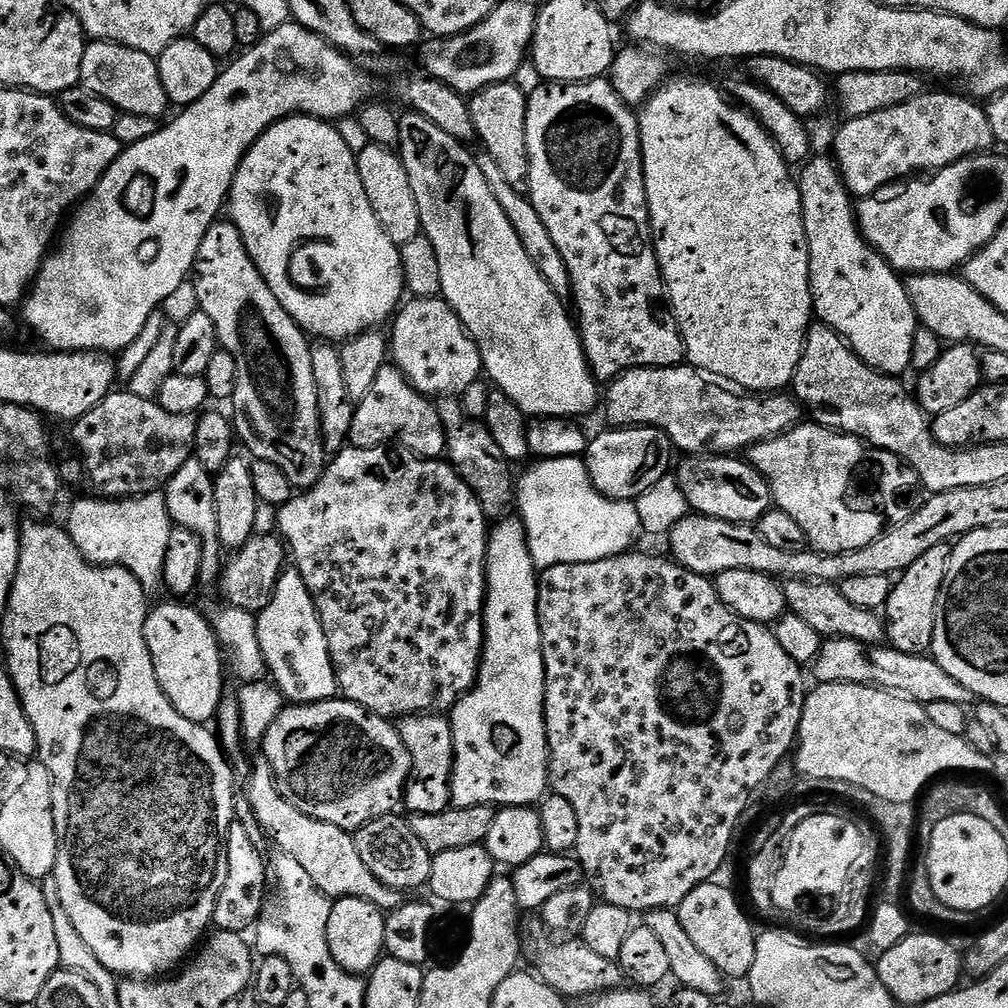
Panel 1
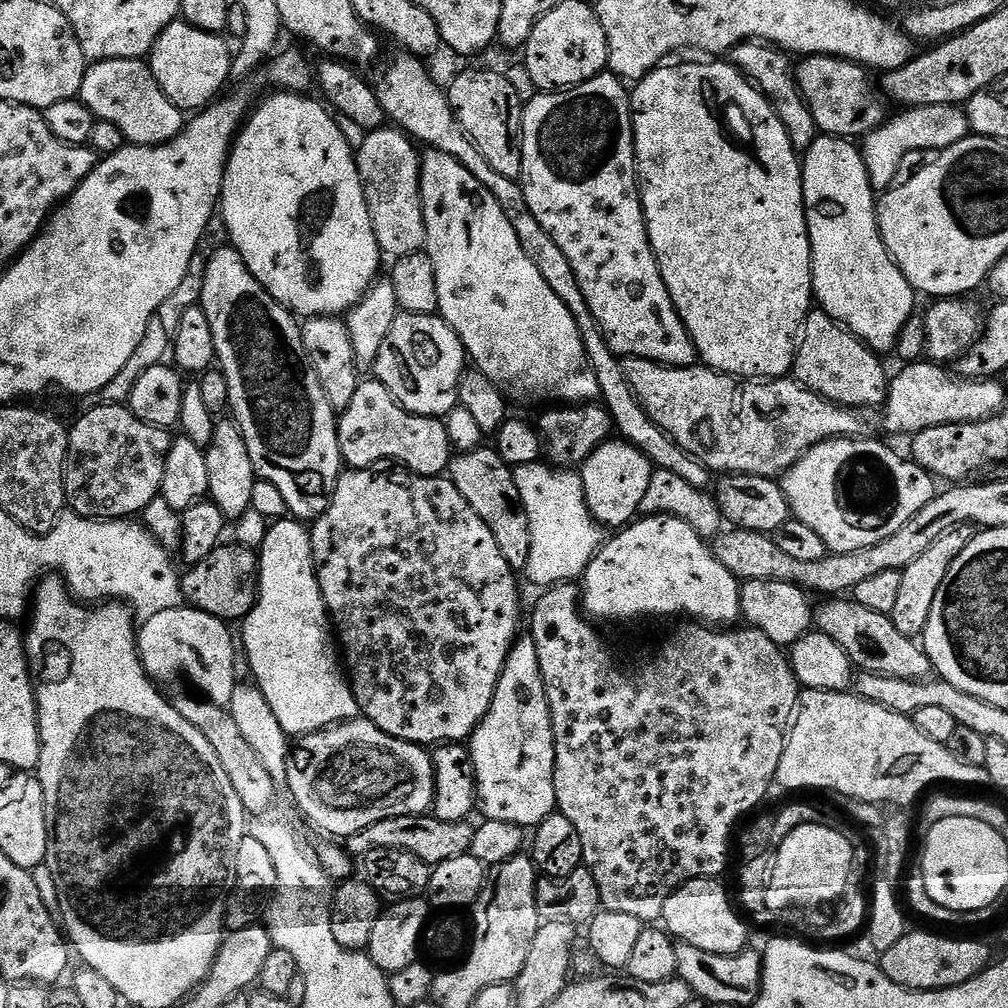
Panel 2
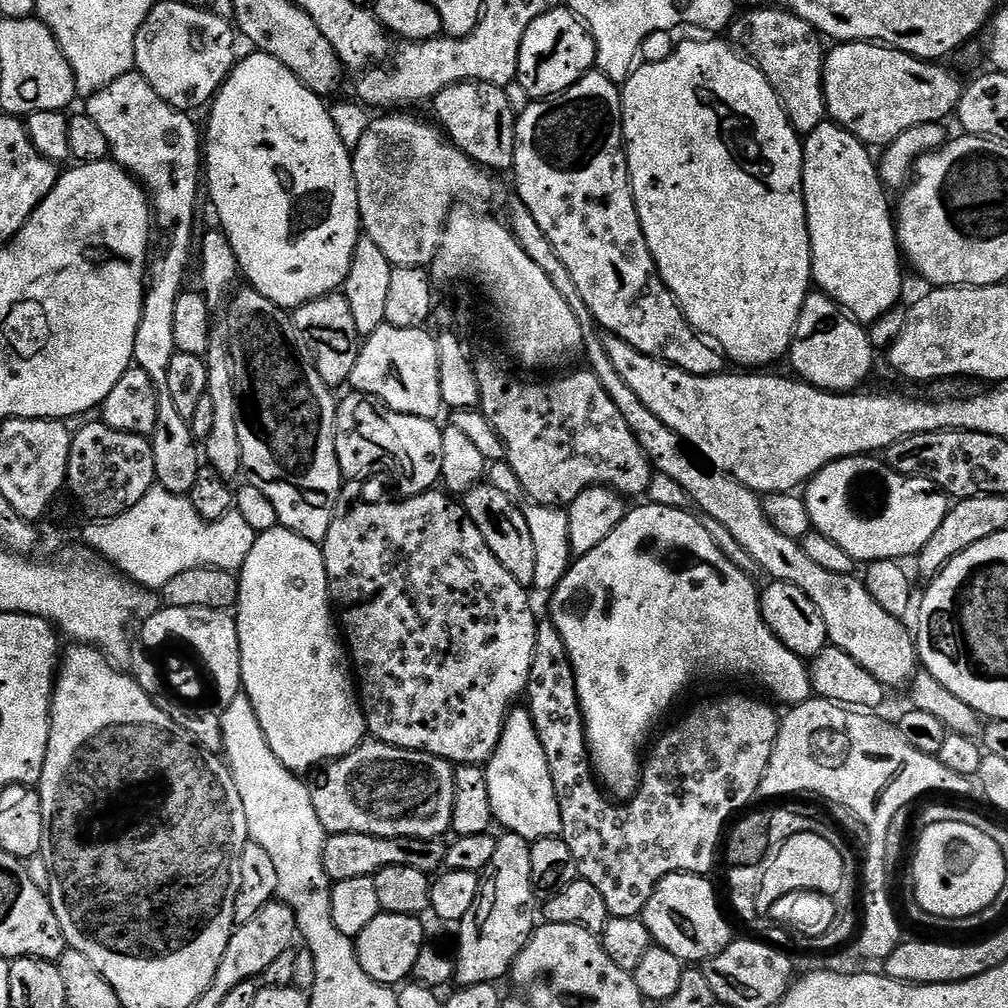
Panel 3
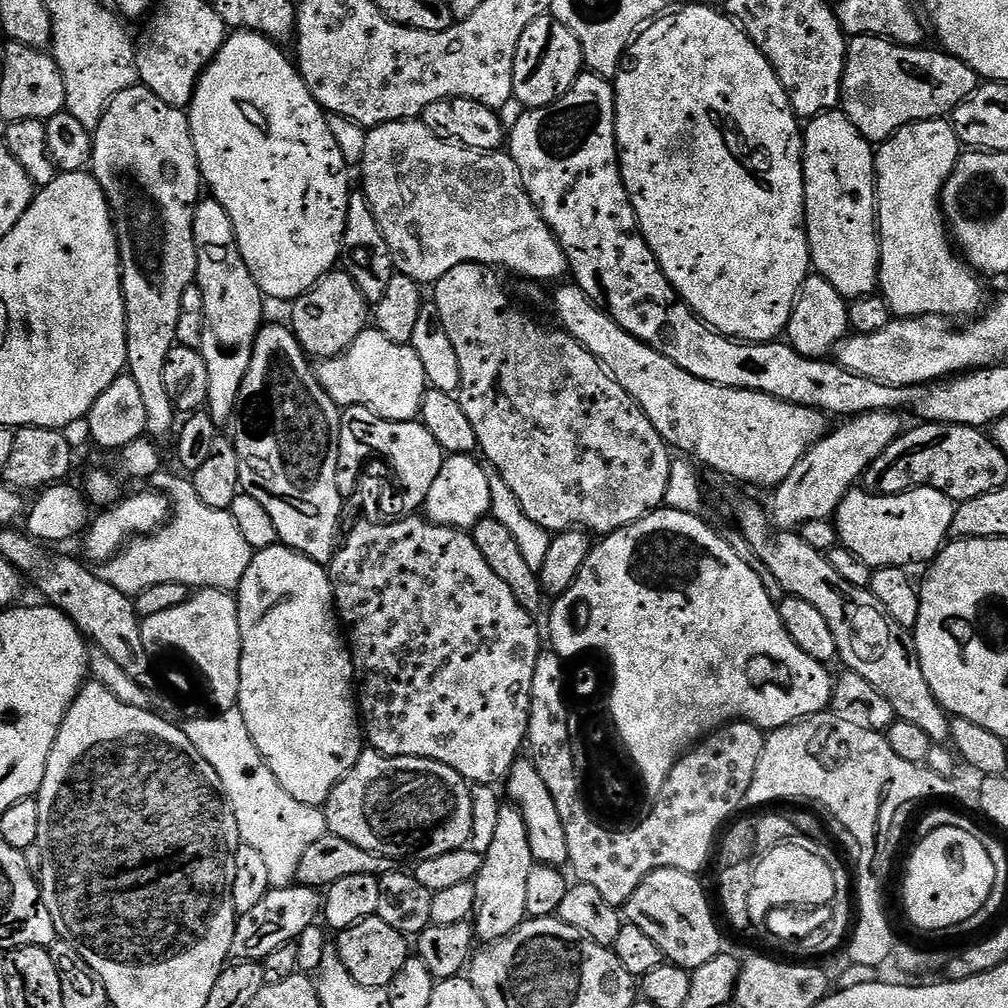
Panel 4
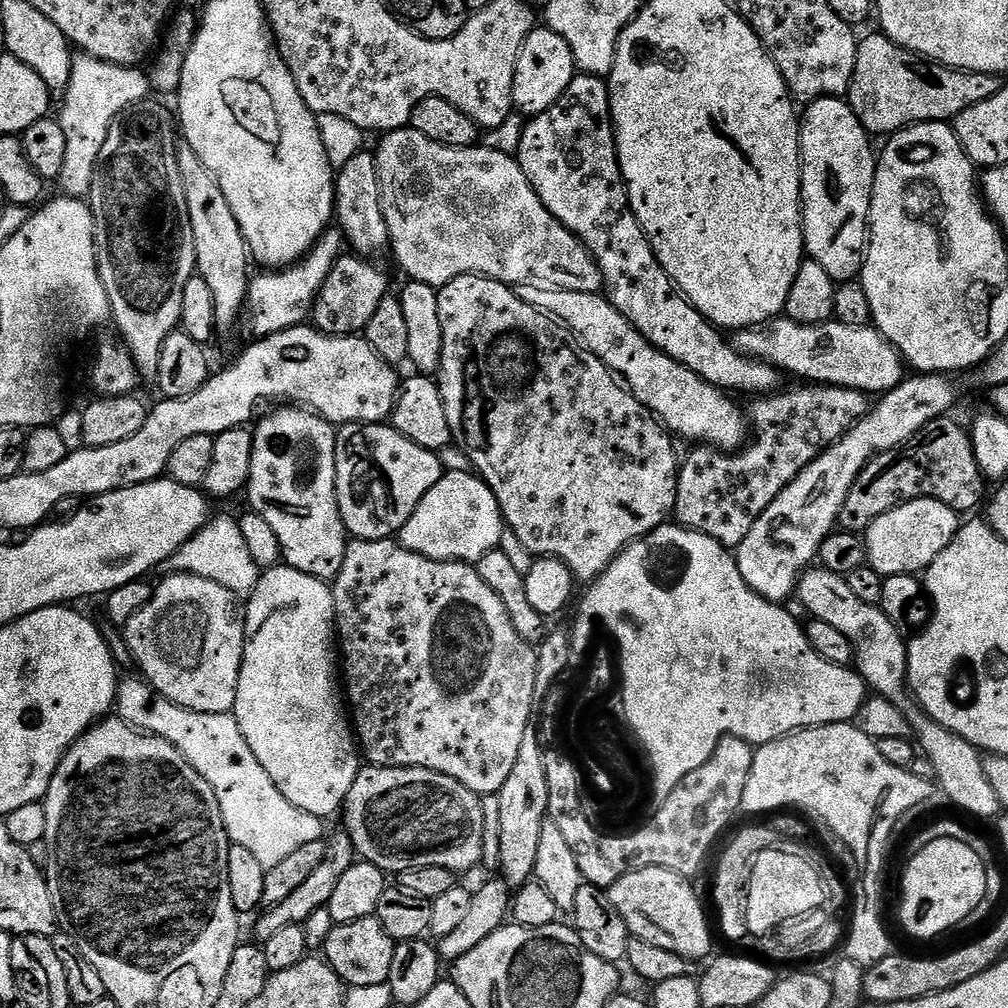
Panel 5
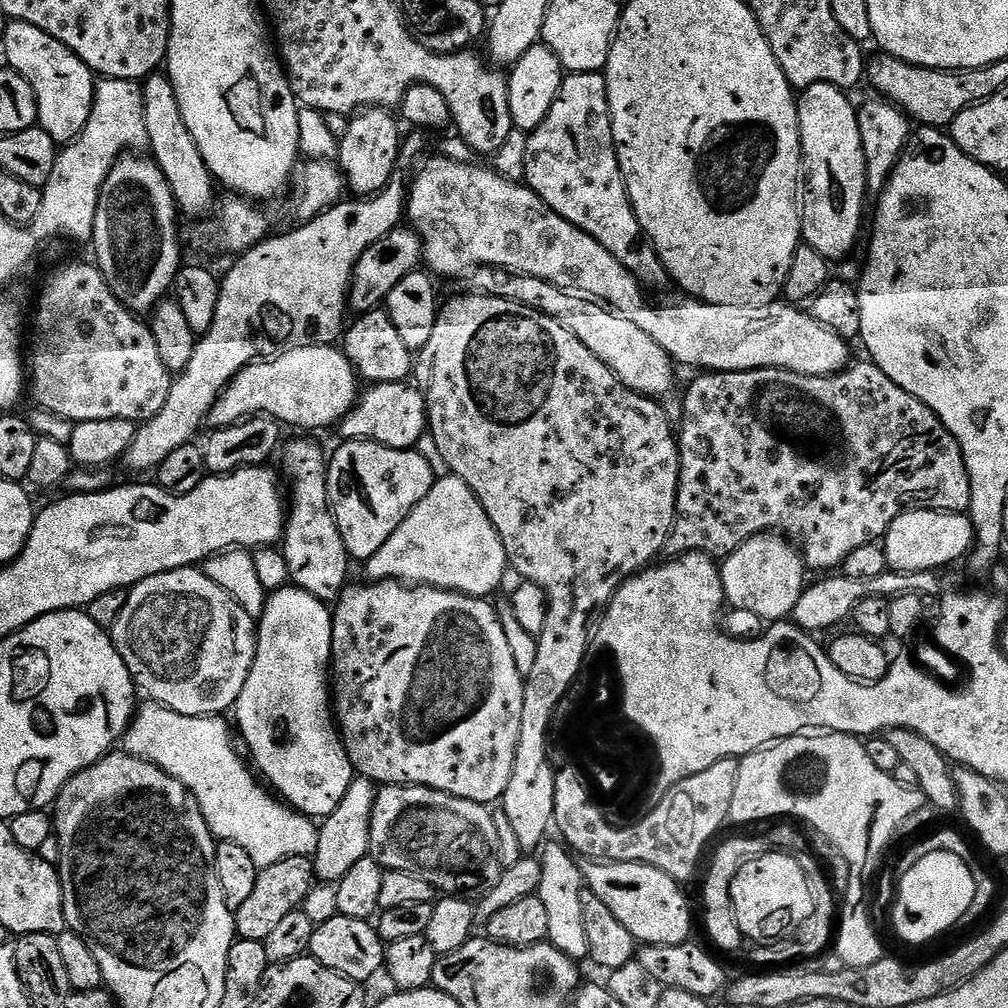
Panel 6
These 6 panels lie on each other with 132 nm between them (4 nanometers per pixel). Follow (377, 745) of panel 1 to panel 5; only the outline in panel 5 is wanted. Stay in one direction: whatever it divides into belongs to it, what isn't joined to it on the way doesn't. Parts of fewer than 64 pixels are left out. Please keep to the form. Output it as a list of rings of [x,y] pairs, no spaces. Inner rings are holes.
[[[361,767],[359,774],[354,778],[354,786],[350,786],[350,794],[344,799],[343,816],[343,831],[347,832],[350,839],[352,839],[357,857],[361,860],[370,861],[370,863],[381,868],[386,874],[405,872],[411,868],[421,868],[422,866],[442,866],[442,870],[463,874],[463,872],[470,871],[472,867],[475,869],[482,858],[482,806],[480,805],[480,797],[466,786],[462,786],[462,782],[458,782],[446,774],[435,772],[429,768]]]

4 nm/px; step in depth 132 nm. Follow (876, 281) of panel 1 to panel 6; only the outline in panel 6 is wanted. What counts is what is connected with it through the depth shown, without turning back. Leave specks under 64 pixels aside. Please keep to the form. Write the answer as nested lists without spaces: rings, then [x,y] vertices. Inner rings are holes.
[[[815,84],[799,93],[796,109],[800,123],[802,157],[802,240],[818,250],[830,262],[844,262],[856,248],[860,223],[864,220],[864,196],[869,195],[866,182],[866,154],[862,154],[862,134],[858,131],[858,108],[848,101],[849,93],[832,84]]]

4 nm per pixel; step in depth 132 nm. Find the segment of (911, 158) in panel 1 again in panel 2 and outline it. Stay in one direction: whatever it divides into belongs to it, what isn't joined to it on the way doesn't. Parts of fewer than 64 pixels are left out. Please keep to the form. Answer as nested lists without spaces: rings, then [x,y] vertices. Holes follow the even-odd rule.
[[[954,104],[906,108],[897,113],[893,120],[892,117],[885,119],[879,128],[869,132],[862,140],[866,170],[872,187],[876,190],[887,190],[893,187],[900,163],[911,152],[935,154],[941,152],[943,148],[954,146],[954,142],[962,142],[962,138],[966,138],[970,134],[967,111]]]

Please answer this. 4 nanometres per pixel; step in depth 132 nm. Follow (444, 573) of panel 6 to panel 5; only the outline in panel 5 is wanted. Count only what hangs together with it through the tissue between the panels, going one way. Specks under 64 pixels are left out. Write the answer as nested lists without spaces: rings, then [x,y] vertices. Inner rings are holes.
[[[445,471],[426,498],[418,502],[414,514],[410,514],[406,526],[402,526],[398,534],[398,542],[403,548],[431,560],[465,562],[481,560],[488,552],[499,549],[500,535],[505,532],[506,525],[498,498],[494,498],[486,481],[468,472]]]

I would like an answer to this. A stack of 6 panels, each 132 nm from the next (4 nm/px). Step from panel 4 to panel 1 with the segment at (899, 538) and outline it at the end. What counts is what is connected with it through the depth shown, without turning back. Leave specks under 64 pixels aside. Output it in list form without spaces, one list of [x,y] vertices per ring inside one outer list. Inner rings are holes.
[[[801,422],[780,436],[752,445],[747,449],[746,459],[764,475],[775,507],[790,514],[790,518],[802,526],[808,548],[814,552],[842,554],[846,550],[858,550],[858,546],[870,546],[889,525],[901,524],[912,516],[918,507],[916,495],[922,492],[918,474],[894,454],[815,422]]]

